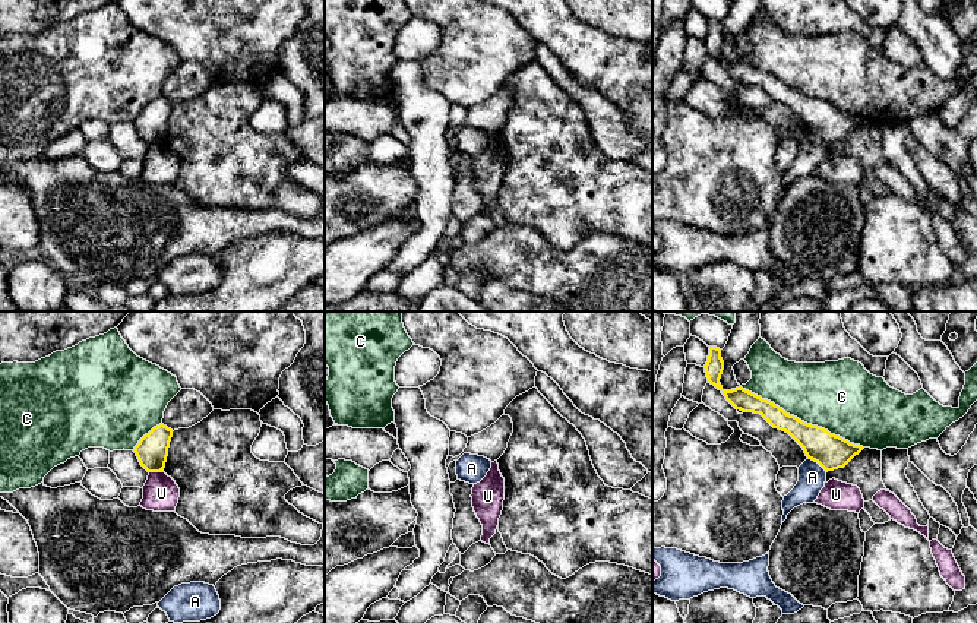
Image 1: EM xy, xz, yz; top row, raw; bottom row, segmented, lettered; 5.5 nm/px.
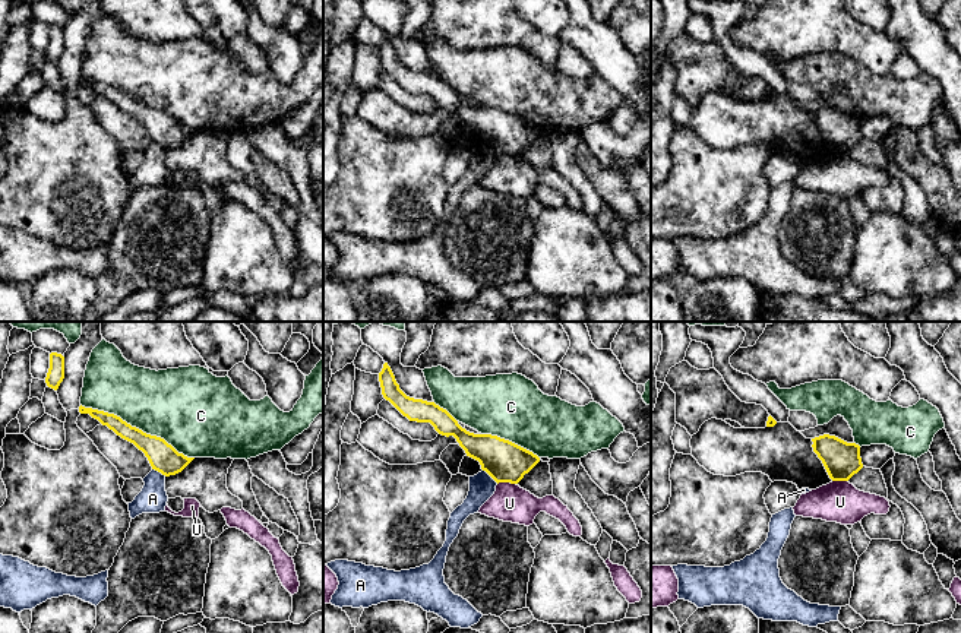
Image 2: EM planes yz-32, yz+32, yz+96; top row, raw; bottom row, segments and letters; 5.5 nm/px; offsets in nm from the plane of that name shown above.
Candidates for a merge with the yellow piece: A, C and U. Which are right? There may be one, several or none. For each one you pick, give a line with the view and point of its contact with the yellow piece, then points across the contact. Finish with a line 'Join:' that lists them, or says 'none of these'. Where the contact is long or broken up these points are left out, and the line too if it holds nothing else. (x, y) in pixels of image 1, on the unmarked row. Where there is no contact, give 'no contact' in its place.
Join: none of these

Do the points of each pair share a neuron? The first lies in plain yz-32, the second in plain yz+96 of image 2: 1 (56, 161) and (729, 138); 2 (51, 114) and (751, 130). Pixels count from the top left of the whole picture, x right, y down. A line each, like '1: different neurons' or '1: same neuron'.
1: different neurons
2: same neuron

